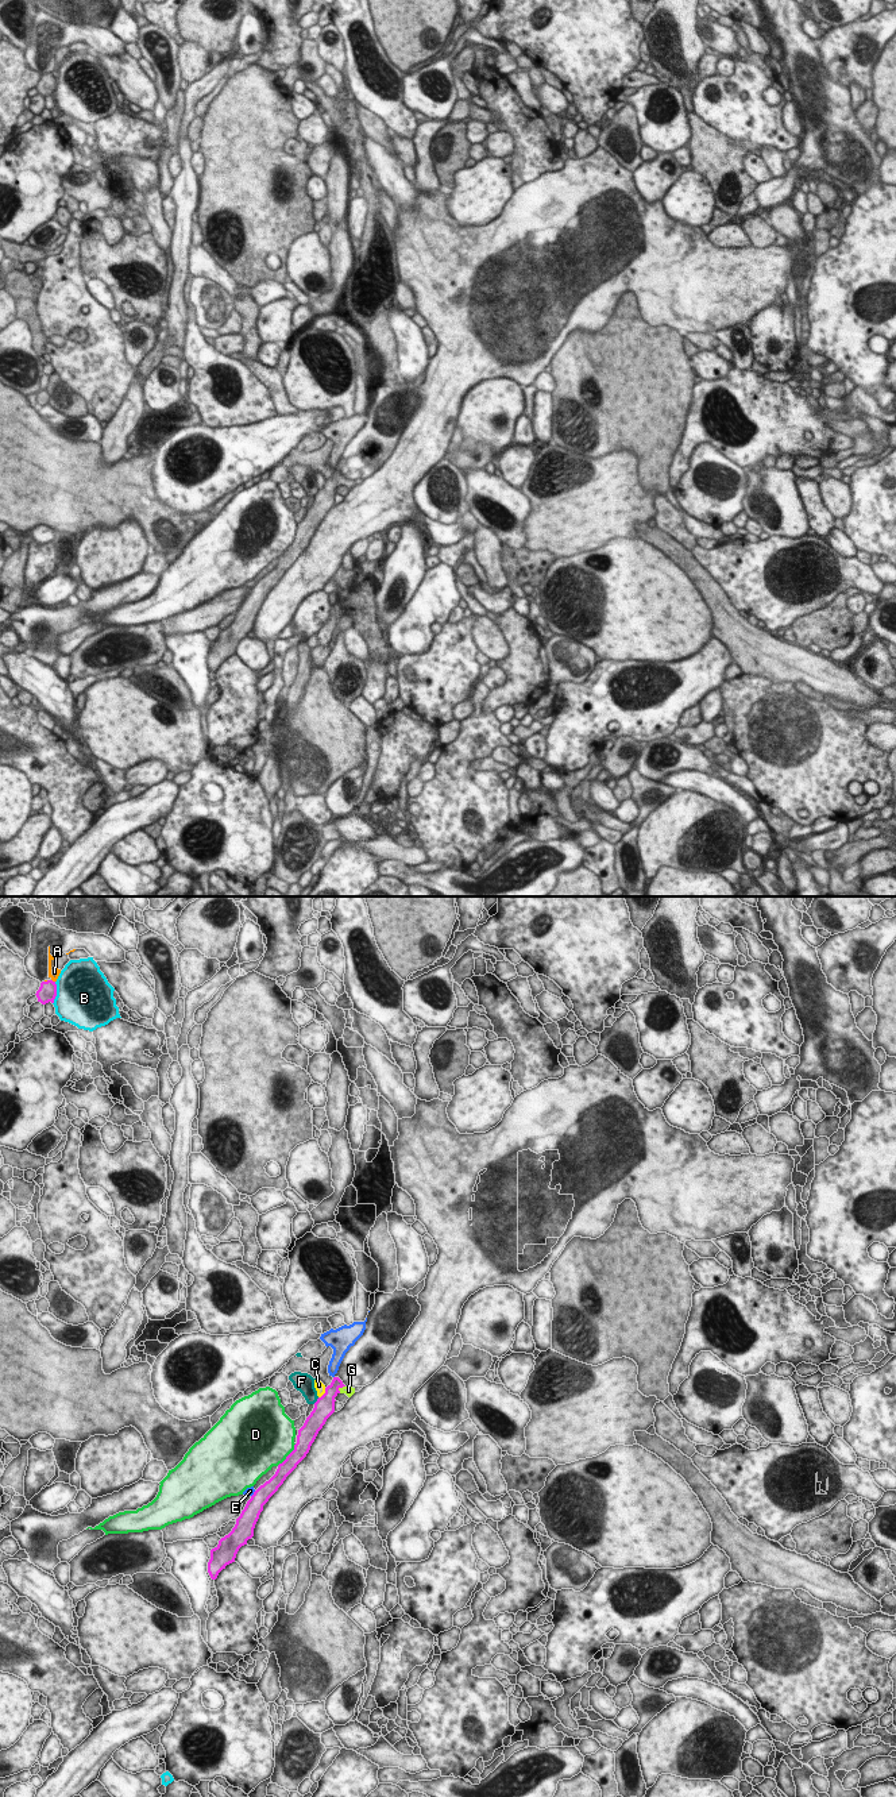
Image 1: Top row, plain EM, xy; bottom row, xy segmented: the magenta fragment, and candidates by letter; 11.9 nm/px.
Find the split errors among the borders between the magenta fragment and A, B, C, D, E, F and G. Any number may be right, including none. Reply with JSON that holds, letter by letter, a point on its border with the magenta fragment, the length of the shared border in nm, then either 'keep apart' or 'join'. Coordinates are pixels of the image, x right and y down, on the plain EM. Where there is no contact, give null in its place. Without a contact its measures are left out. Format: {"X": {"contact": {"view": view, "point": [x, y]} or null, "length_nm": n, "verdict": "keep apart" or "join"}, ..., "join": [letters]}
{"A": {"contact": {"view": "xy", "point": [51, 73]}, "length_nm": 60, "verdict": "keep apart"}, "B": {"contact": {"view": "xy", "point": [56, 85]}, "length_nm": 280, "verdict": "keep apart"}, "C": {"contact": {"view": "xy", "point": [324, 486]}, "length_nm": 150, "verdict": "keep apart"}, "D": {"contact": {"view": "xy", "point": [288, 548]}, "length_nm": 360, "verdict": "keep apart"}, "E": {"contact": {"view": "xy", "point": [254, 586]}, "length_nm": 100, "verdict": "keep apart"}, "F": {"contact": {"view": "xy", "point": [317, 493]}, "length_nm": 110, "verdict": "keep apart"}, "G": {"contact": {"view": "xy", "point": [340, 479]}, "length_nm": 120, "verdict": "join"}, "join": ["G"]}

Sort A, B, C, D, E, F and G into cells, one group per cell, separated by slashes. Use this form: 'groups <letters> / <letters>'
groups A / B / C / D / E / F / G

